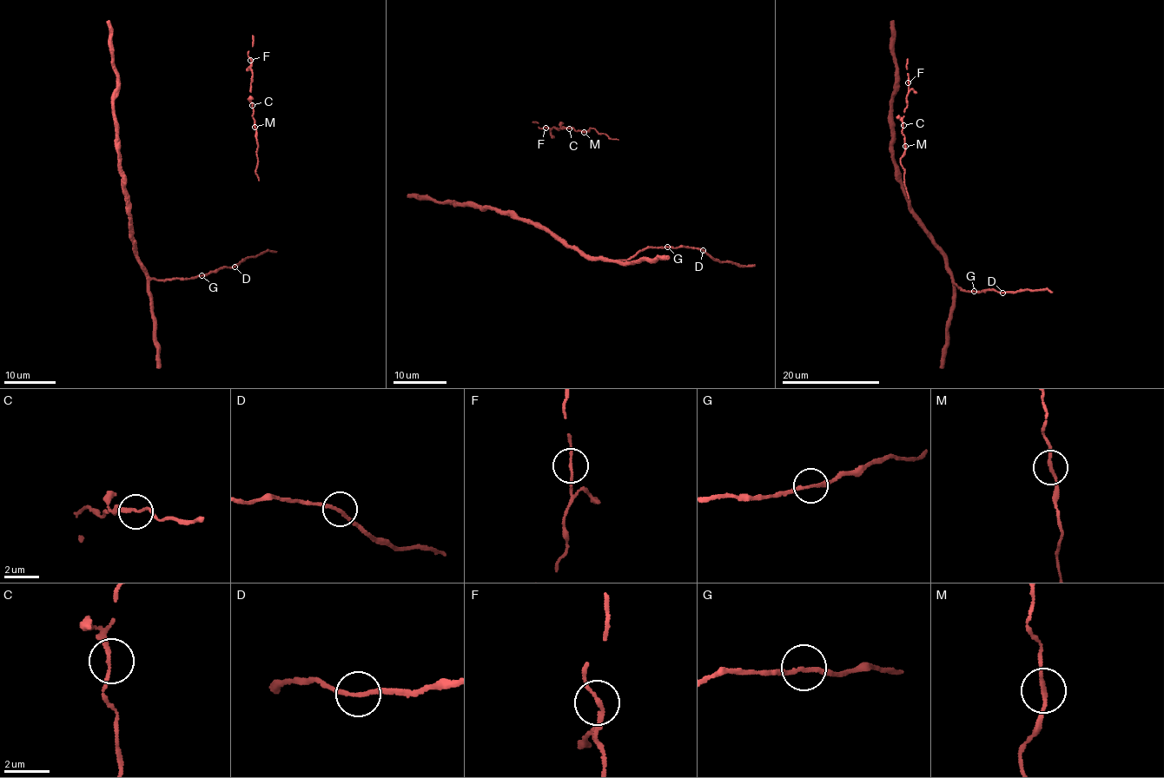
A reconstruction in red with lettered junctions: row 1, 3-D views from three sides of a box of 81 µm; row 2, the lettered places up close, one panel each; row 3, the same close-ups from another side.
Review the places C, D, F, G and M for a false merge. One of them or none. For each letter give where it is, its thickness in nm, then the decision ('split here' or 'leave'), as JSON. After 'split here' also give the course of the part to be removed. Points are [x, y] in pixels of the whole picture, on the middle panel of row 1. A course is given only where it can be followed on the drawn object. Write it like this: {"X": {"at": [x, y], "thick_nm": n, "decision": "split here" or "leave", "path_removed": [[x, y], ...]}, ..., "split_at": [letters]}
{"C": {"at": [569, 128], "thick_nm": 150, "decision": "leave"}, "D": {"at": [703, 250], "thick_nm": 180, "decision": "leave"}, "F": {"at": [545, 128], "thick_nm": 150, "decision": "leave"}, "G": {"at": [667, 247], "thick_nm": 160, "decision": "leave"}, "M": {"at": [584, 132], "thick_nm": 150, "decision": "leave"}, "split_at": []}

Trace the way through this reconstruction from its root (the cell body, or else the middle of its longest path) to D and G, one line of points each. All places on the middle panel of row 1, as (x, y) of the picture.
D: (534, 225), (588, 257), (628, 260), (641, 250), (655, 247), (689, 246), (703, 250)
G: (534, 225), (588, 257), (628, 260), (649, 247), (667, 247)

